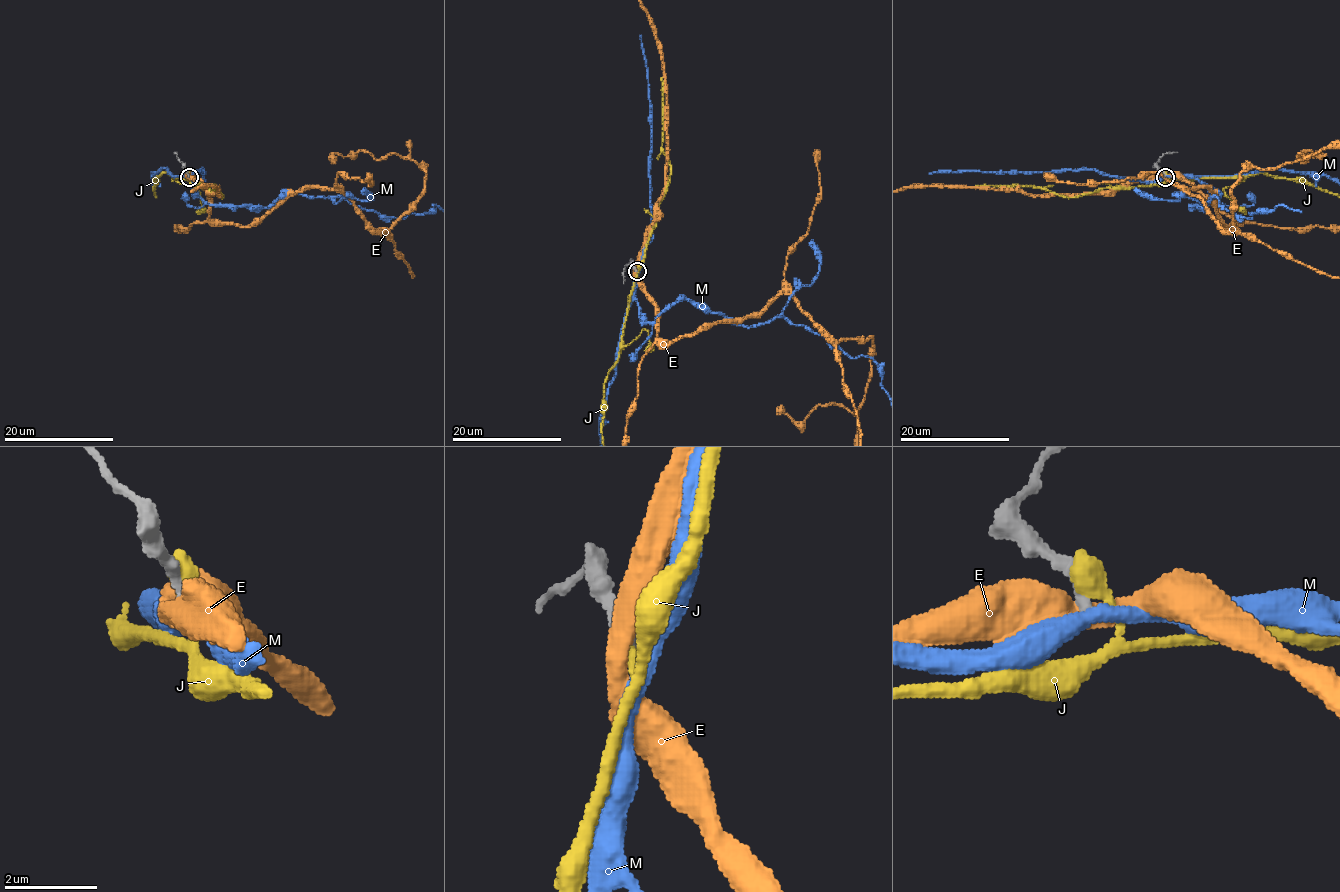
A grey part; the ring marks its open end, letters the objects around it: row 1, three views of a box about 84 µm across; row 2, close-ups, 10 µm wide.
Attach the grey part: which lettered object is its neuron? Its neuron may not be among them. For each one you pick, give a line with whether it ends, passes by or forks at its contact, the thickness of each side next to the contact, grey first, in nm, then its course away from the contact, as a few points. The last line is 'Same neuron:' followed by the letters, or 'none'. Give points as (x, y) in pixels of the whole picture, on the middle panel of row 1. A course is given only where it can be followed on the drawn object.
Same neuron: none

